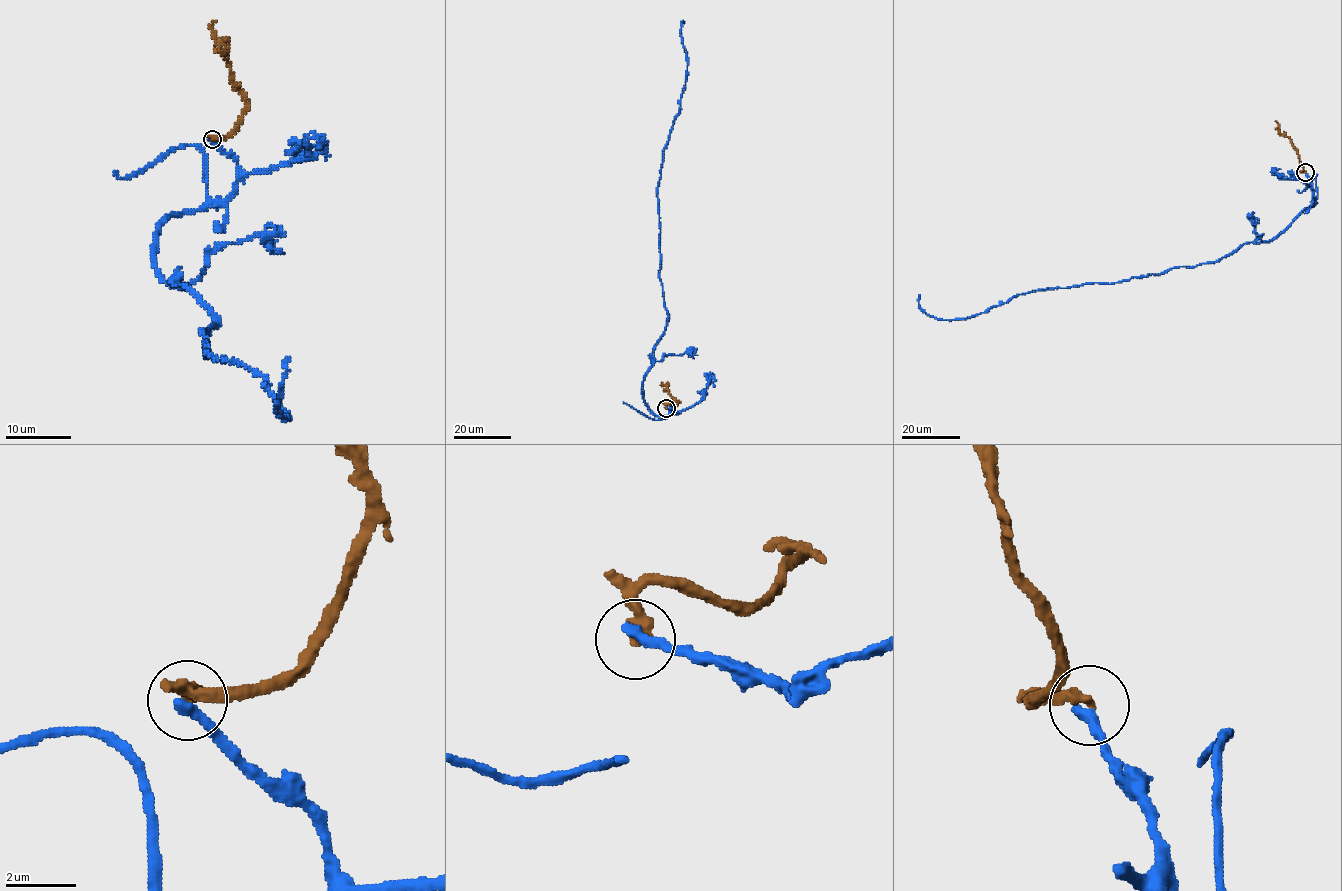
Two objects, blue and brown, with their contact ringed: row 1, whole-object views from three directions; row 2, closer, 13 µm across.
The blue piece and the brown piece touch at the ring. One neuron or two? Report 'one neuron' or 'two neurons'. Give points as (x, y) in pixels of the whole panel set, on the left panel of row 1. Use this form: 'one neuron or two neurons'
two neurons

